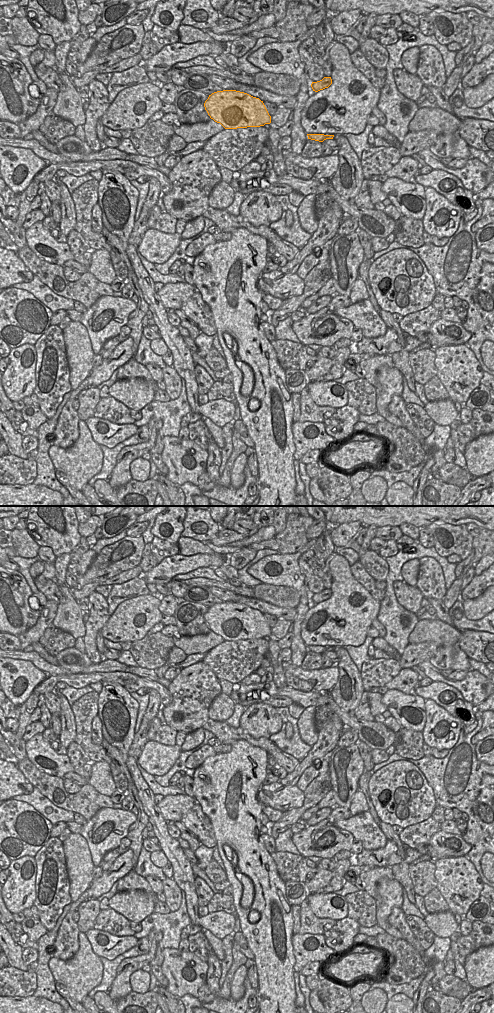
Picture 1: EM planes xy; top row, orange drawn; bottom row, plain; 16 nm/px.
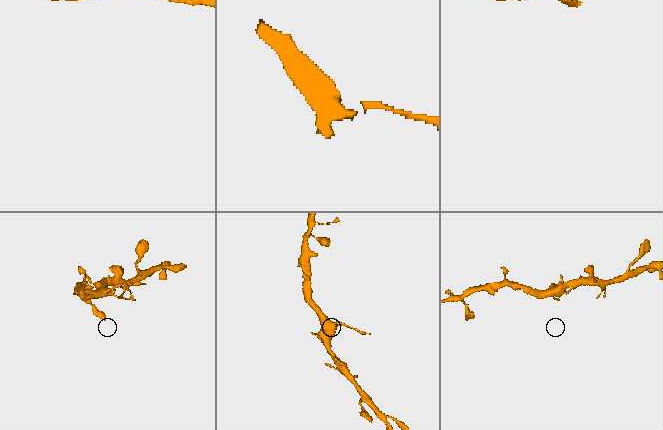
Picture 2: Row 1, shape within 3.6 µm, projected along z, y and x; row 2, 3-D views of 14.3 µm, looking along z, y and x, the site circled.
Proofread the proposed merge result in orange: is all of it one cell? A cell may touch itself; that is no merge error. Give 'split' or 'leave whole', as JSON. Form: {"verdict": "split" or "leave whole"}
{"verdict": "split"}

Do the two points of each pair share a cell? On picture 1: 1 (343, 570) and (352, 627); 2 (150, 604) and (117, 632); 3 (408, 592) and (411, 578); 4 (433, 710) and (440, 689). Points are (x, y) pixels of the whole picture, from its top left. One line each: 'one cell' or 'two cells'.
1: one cell
2: one cell
3: two cells
4: two cells

